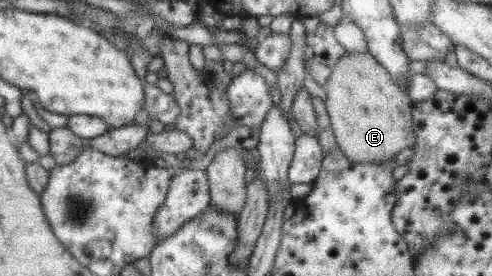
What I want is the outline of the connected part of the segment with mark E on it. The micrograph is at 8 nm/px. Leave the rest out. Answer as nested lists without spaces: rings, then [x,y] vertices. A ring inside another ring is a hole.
[[[367,51],[366,53],[345,52],[332,68],[326,83],[322,85],[326,93],[323,101],[329,125],[337,148],[344,158],[355,164],[378,164],[394,158],[402,149],[414,143],[411,104],[407,92],[402,90],[391,75]]]

